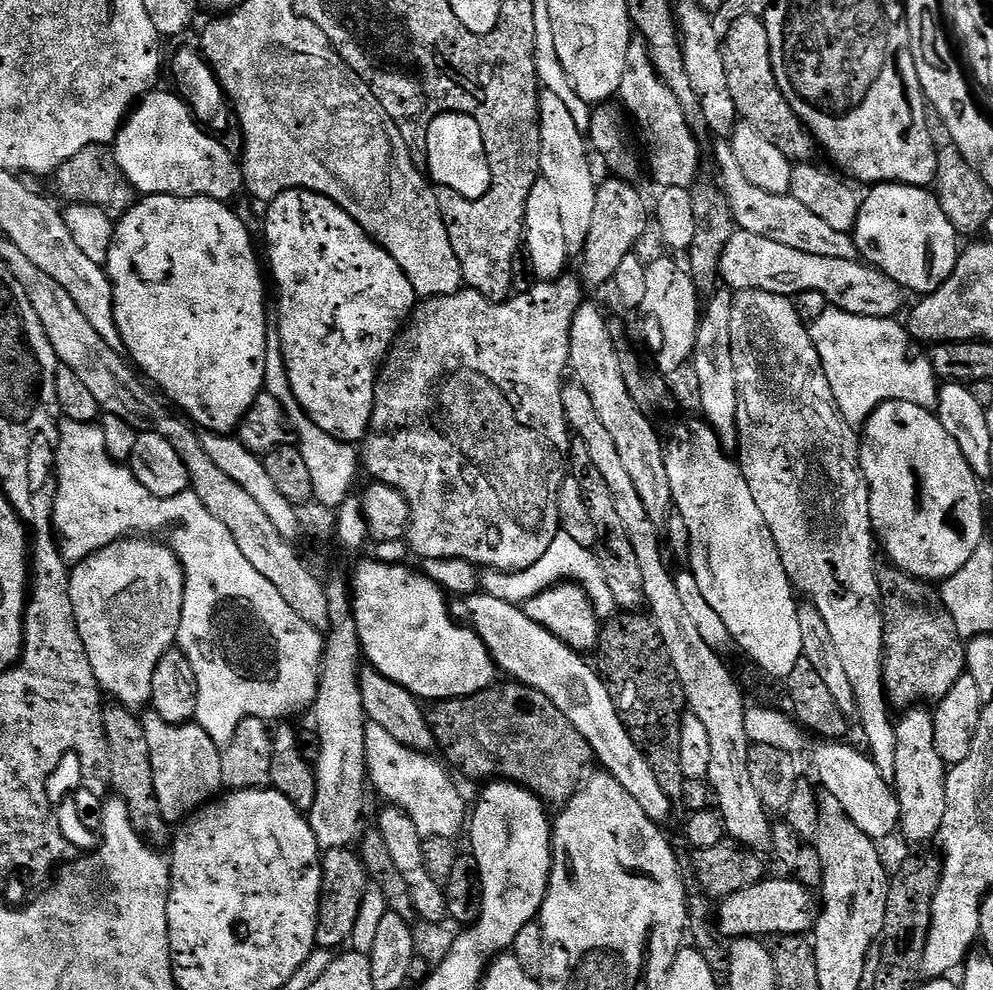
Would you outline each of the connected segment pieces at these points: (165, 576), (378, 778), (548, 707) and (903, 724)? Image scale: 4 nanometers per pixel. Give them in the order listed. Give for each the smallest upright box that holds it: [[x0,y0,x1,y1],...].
[[70,538,184,710],[366,723,466,840],[427,683,594,805],[894,706,948,846]]

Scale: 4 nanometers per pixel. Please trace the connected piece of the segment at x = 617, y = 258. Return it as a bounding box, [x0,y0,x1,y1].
[582,176,650,284]

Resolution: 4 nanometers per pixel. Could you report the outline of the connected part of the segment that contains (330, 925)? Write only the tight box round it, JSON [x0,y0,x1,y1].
[316,847,370,950]

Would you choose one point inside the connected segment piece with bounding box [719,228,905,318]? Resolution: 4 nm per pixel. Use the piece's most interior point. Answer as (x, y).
(750, 261)

